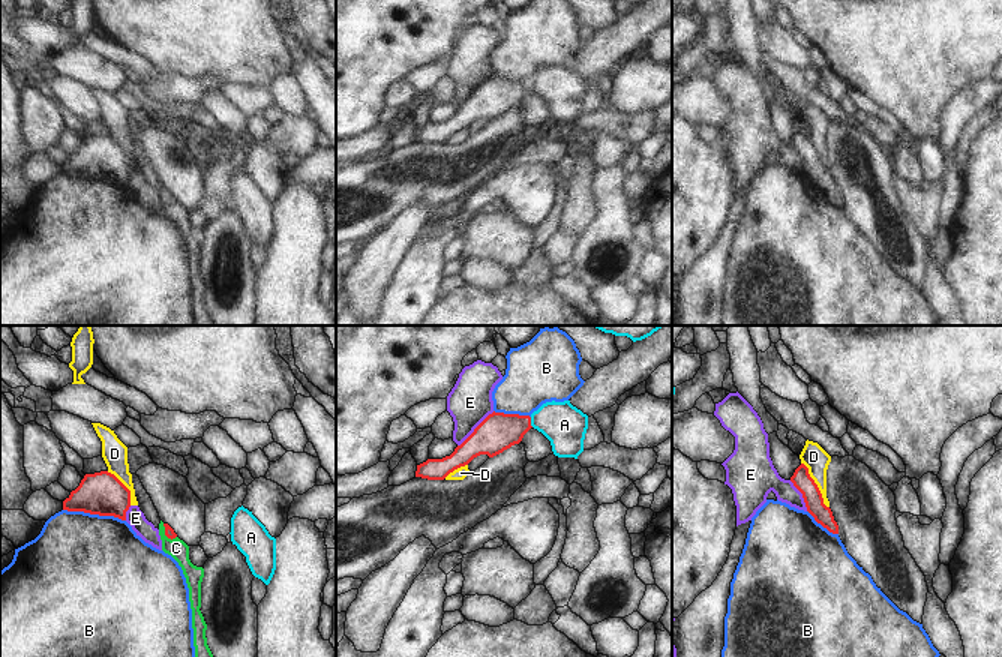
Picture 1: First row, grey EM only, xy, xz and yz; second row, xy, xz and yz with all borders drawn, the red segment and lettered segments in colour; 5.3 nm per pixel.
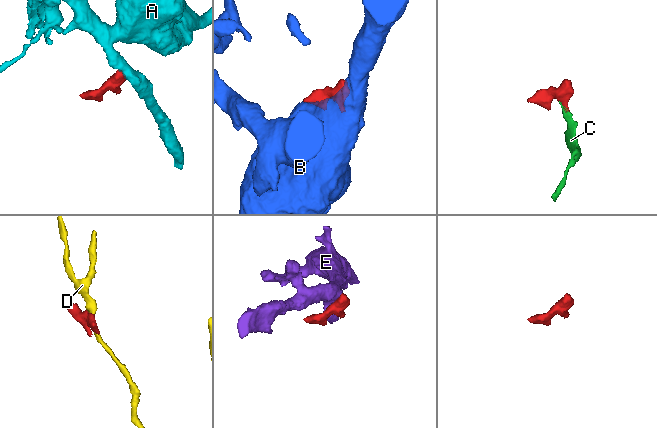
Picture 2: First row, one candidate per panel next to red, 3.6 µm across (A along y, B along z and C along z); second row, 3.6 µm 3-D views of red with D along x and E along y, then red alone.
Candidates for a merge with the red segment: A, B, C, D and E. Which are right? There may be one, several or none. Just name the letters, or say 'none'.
C.

